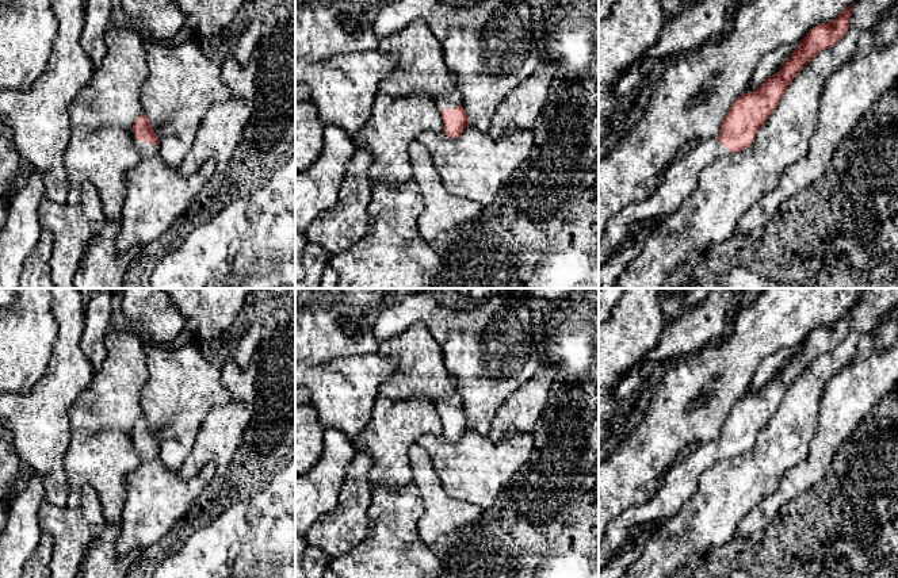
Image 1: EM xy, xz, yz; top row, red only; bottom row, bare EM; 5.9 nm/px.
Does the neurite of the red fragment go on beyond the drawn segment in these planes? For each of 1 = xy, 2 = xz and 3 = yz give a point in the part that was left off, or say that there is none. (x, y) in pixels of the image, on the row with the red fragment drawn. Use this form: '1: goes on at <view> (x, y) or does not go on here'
1: goes on at xy (146, 149)
2: goes on at xz (451, 98)
3: goes on at yz (680, 179)

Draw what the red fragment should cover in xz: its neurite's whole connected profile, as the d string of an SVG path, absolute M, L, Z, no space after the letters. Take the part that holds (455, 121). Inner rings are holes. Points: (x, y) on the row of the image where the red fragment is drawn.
M456 85L444 92L437 99L437 104L444 123L443 133L448 138L459 138L463 130L469 126L469 122L465 110L461 106L461 92Z

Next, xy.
M145 114L140 115L134 125L133 133L135 135L135 145L141 152L142 157L150 157L158 154L160 152L160 142L154 133L153 125L148 120Z

